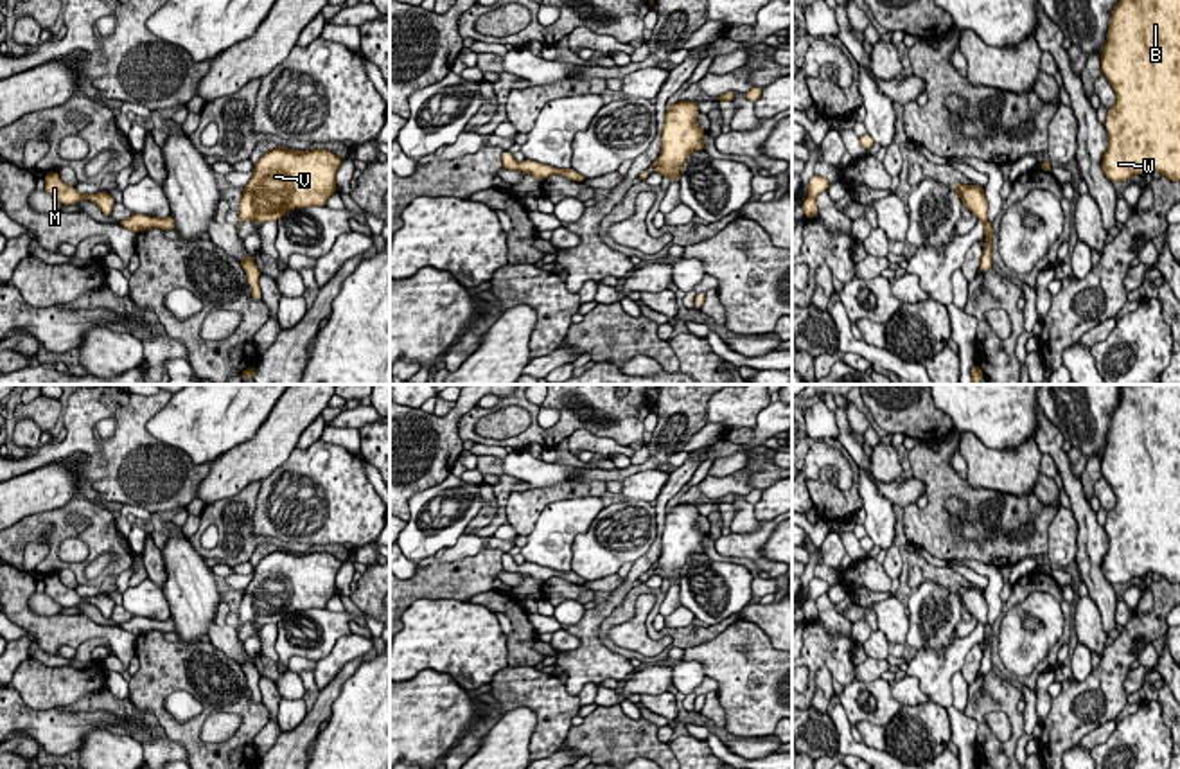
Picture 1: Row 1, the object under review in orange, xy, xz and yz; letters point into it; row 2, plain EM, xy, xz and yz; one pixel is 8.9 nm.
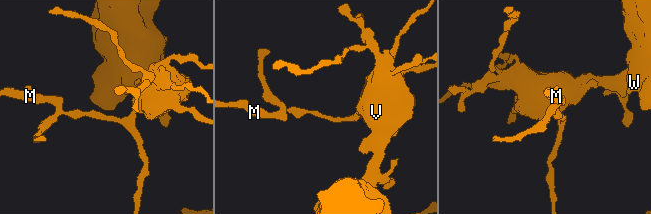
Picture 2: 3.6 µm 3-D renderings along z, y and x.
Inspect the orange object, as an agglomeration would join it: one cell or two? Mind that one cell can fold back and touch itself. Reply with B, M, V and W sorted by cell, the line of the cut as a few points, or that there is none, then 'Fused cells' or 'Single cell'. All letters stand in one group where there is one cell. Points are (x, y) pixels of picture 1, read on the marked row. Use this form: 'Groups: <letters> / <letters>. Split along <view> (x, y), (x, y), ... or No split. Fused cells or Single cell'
Groups: B M V W. No split. Single cell

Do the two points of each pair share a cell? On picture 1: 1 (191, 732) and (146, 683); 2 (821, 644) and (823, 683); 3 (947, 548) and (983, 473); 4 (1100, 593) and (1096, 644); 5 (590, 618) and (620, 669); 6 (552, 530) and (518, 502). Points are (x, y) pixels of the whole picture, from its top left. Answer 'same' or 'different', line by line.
1: same
2: different
3: different
4: different
5: same
6: different

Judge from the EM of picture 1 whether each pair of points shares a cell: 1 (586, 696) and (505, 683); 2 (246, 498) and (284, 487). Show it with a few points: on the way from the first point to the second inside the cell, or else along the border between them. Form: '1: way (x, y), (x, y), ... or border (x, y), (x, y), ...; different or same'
1: border (577, 696), (581, 705); different
2: border (259, 482), (252, 523), (252, 532), (259, 538); different

